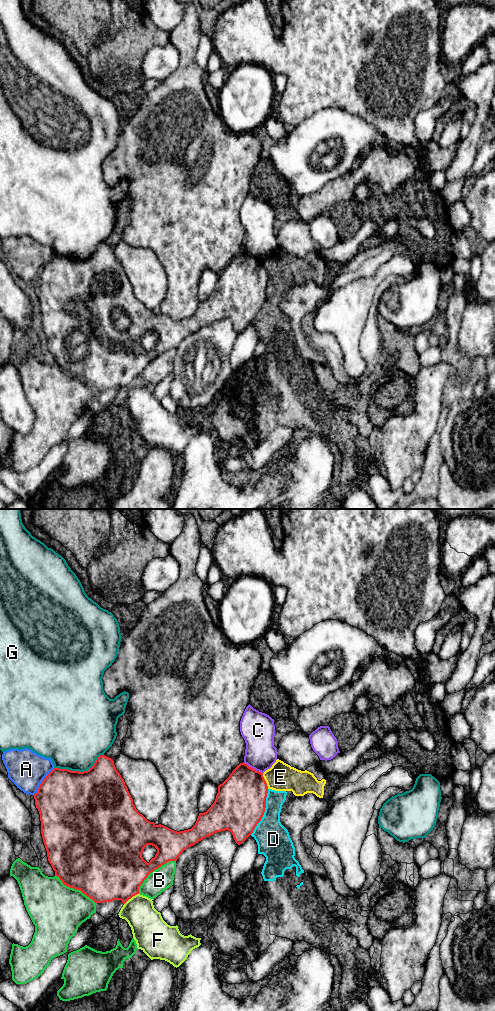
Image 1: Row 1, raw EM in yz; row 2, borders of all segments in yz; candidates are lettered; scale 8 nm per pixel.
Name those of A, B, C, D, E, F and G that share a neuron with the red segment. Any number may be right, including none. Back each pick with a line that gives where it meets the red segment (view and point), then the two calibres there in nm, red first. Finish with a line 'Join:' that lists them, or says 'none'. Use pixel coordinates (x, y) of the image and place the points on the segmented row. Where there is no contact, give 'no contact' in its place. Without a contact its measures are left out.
Join: none

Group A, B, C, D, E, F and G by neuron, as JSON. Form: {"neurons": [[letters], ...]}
{"neurons": [["A"], ["B"], ["C"], ["D", "E"], ["F"], ["G"]]}

